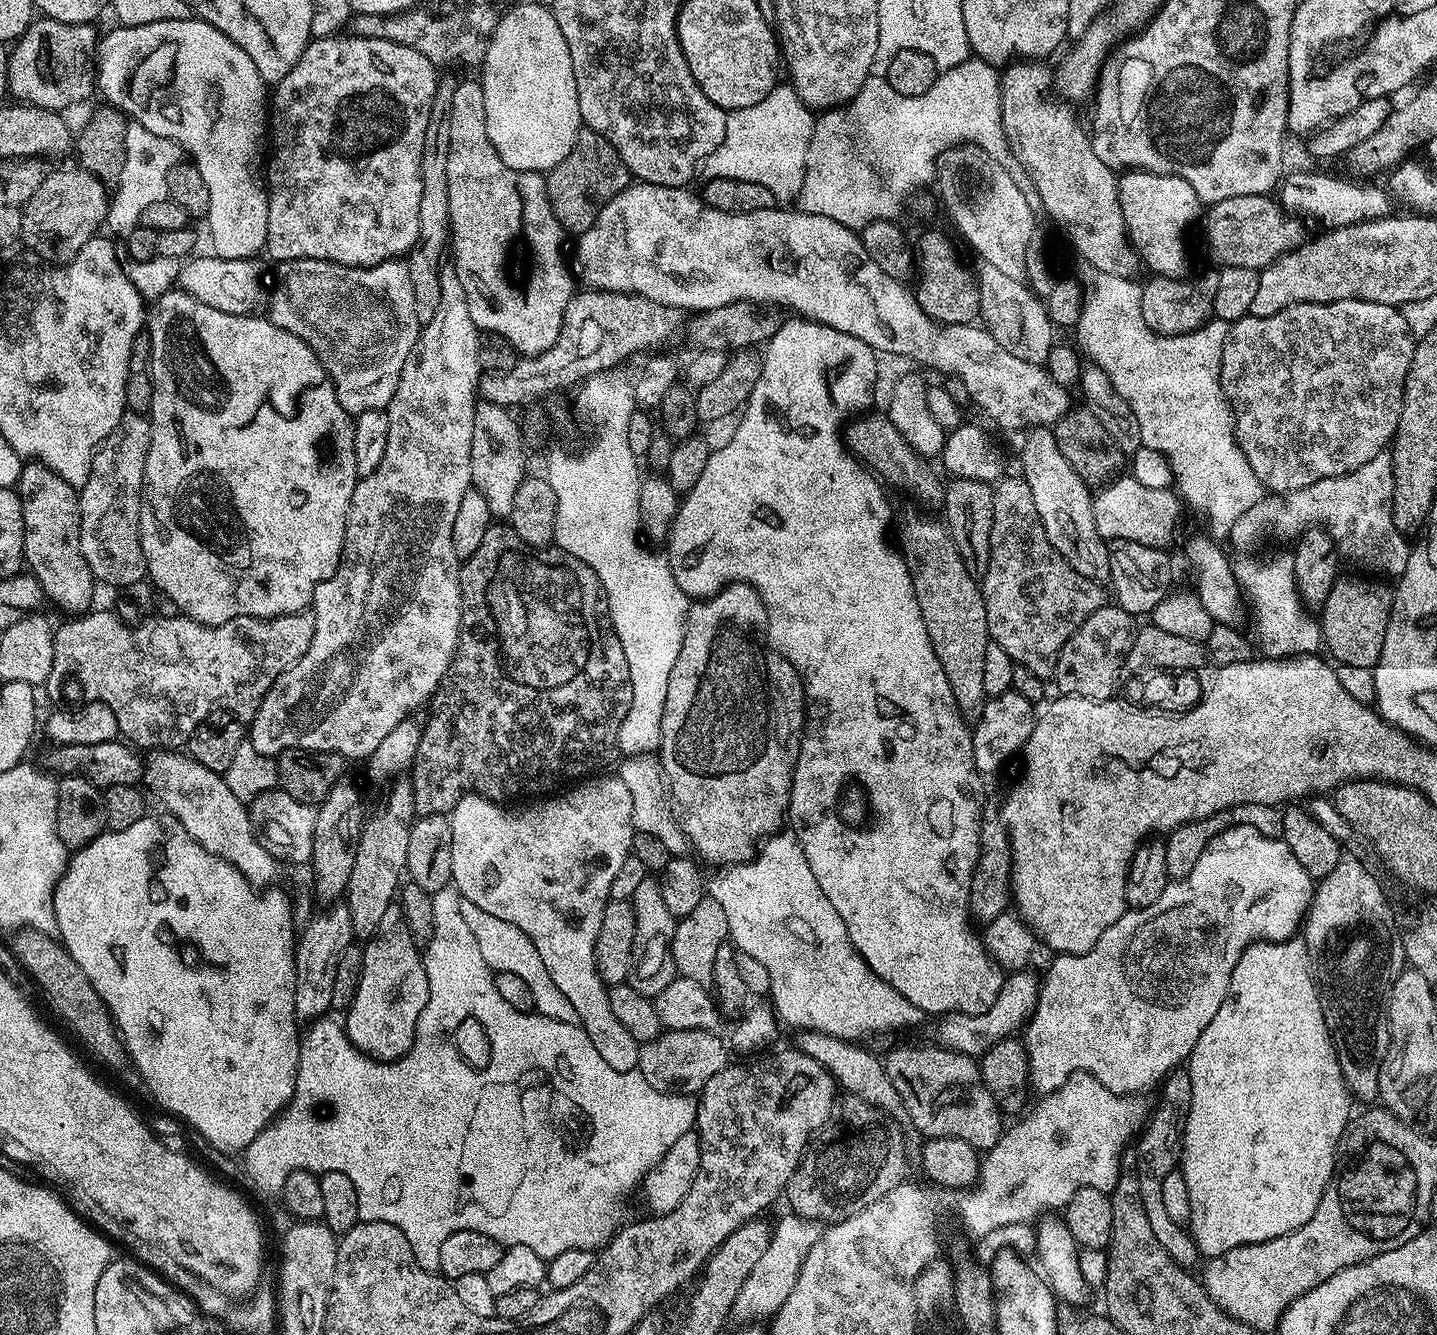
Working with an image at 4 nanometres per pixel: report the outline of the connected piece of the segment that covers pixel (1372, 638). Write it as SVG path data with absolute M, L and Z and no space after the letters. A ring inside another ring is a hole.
M1337 577L1320 612L1321 637L1337 663L1373 669L1380 660L1395 593L1389 583L1378 581L1381 579L1361 577Z

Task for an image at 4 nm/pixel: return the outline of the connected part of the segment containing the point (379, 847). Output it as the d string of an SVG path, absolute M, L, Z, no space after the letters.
M408 778L397 779L392 786L376 816L371 815L364 821L364 829L358 842L358 858L354 858L354 870L350 870L346 903L352 919L352 935L356 938L371 938L376 935L376 929L382 922L382 914L386 914L386 910L393 907L397 899L398 889L402 884L400 875L403 877L408 867L408 829L412 821L417 819L414 790Z

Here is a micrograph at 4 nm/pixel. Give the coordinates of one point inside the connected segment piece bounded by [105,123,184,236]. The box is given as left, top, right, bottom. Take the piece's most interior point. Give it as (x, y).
(144, 180)

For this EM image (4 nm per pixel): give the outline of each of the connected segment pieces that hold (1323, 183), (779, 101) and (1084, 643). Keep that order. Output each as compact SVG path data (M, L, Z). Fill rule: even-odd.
M1289 171L1278 185L1280 207L1285 213L1307 218L1309 221L1317 220L1318 223L1325 224L1325 229L1345 228L1367 220L1382 220L1393 211L1393 201L1389 193L1383 187L1375 188L1372 182L1362 182L1362 185L1347 184L1346 181L1327 176L1324 172L1291 172Z
M780 82L754 106L733 108L726 115L726 138L722 146L704 159L702 176L705 181L714 178L738 178L742 182L758 182L766 186L777 201L795 201L802 190L803 163L810 143L814 112L805 106L791 83Z
M1105 603L1103 608L1094 610L1078 630L1062 646L1062 654L1058 654L1058 666L1054 683L1066 696L1081 696L1091 700L1110 700L1117 695L1116 687L1120 684L1120 675L1125 675L1124 663L1130 654L1132 639L1137 629L1132 628L1134 618L1126 609L1115 603Z

